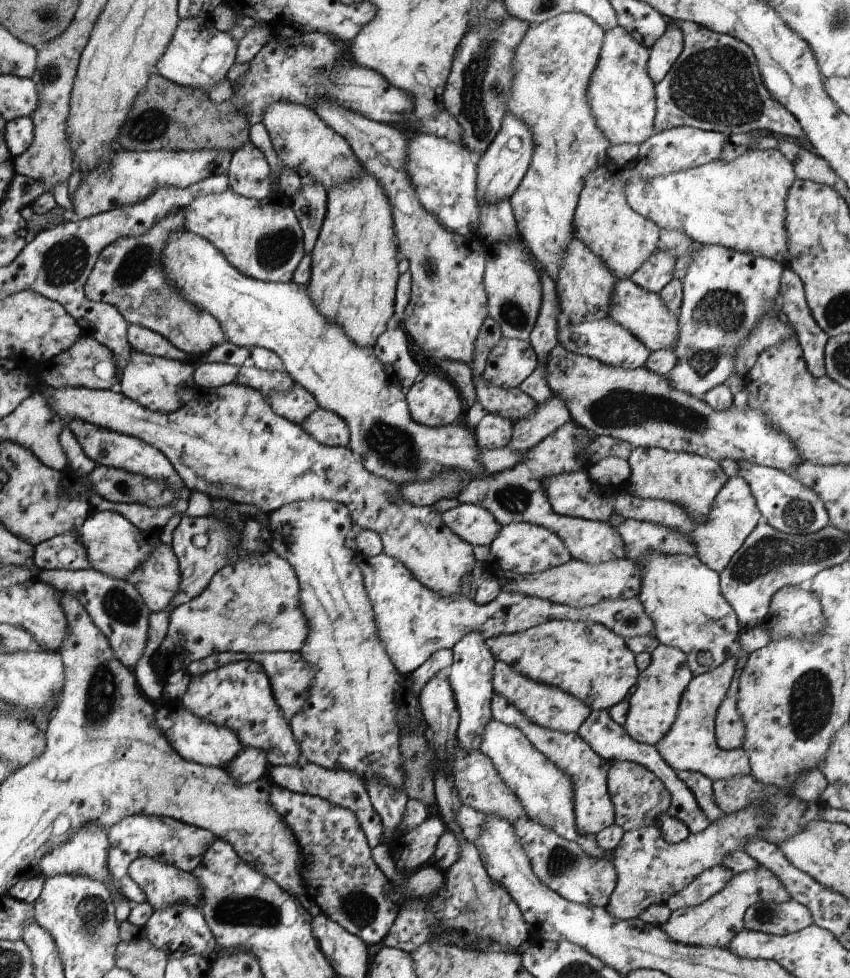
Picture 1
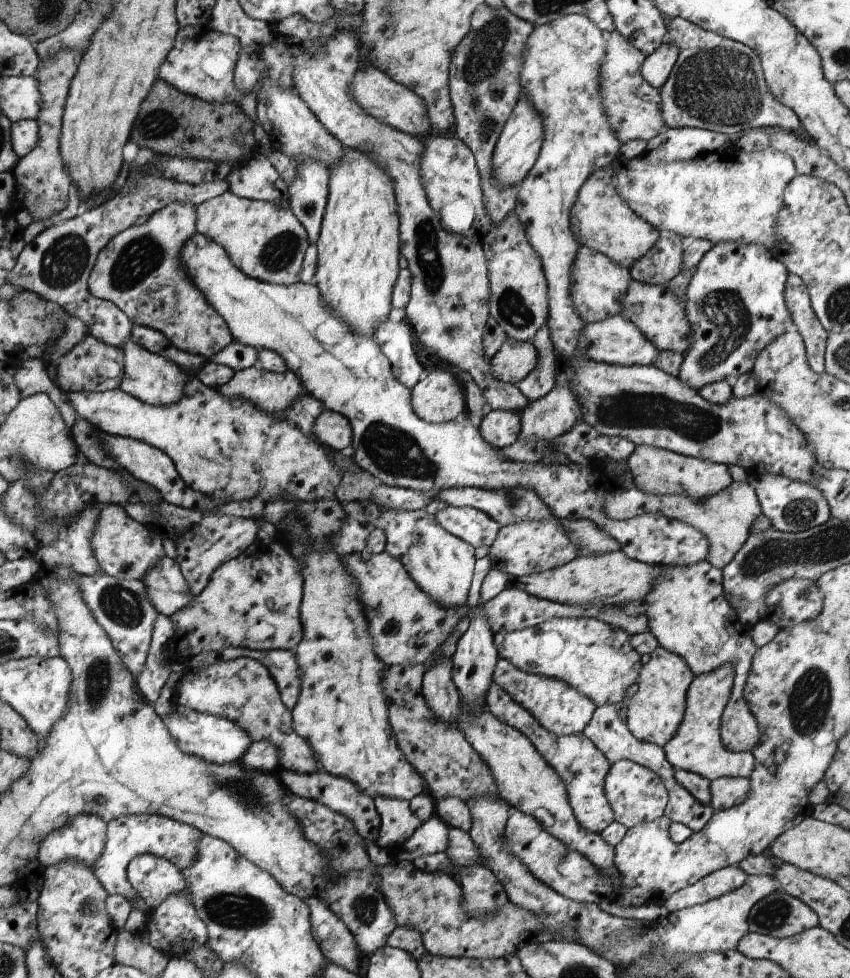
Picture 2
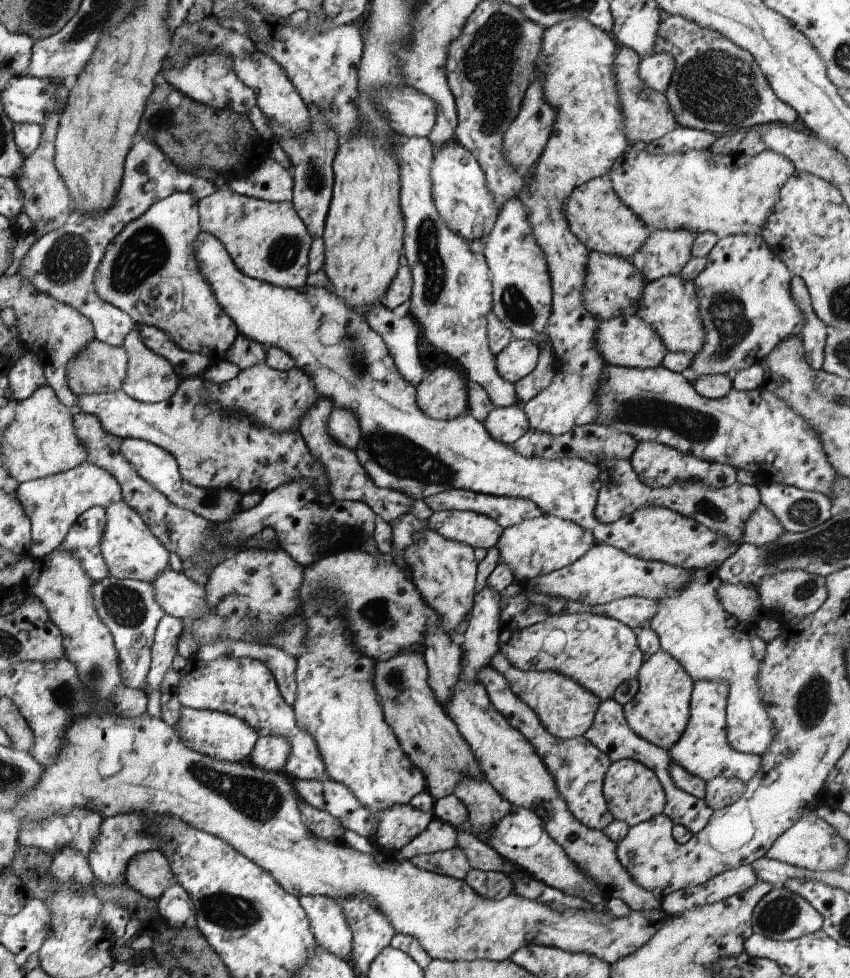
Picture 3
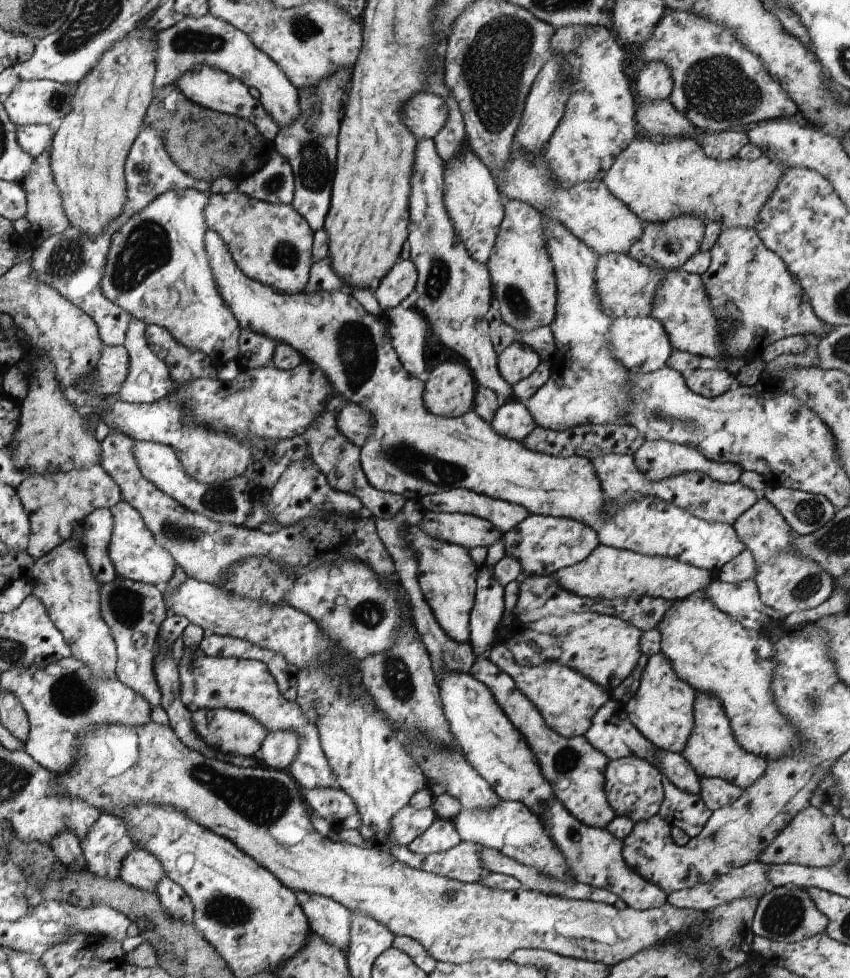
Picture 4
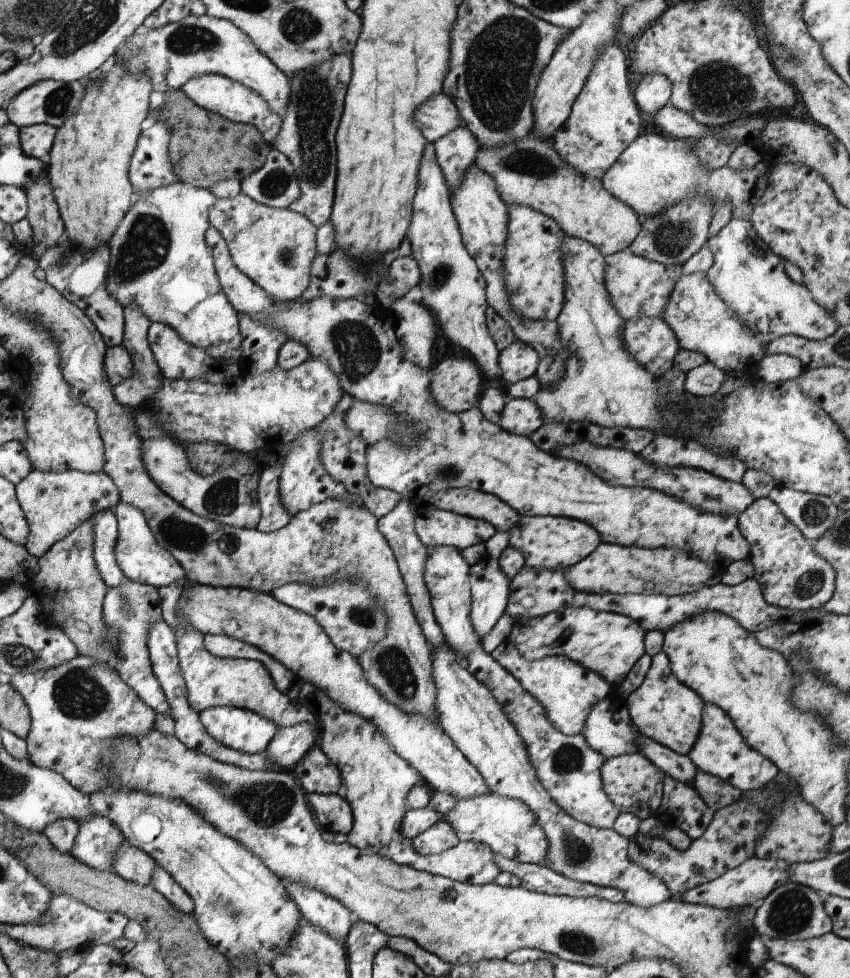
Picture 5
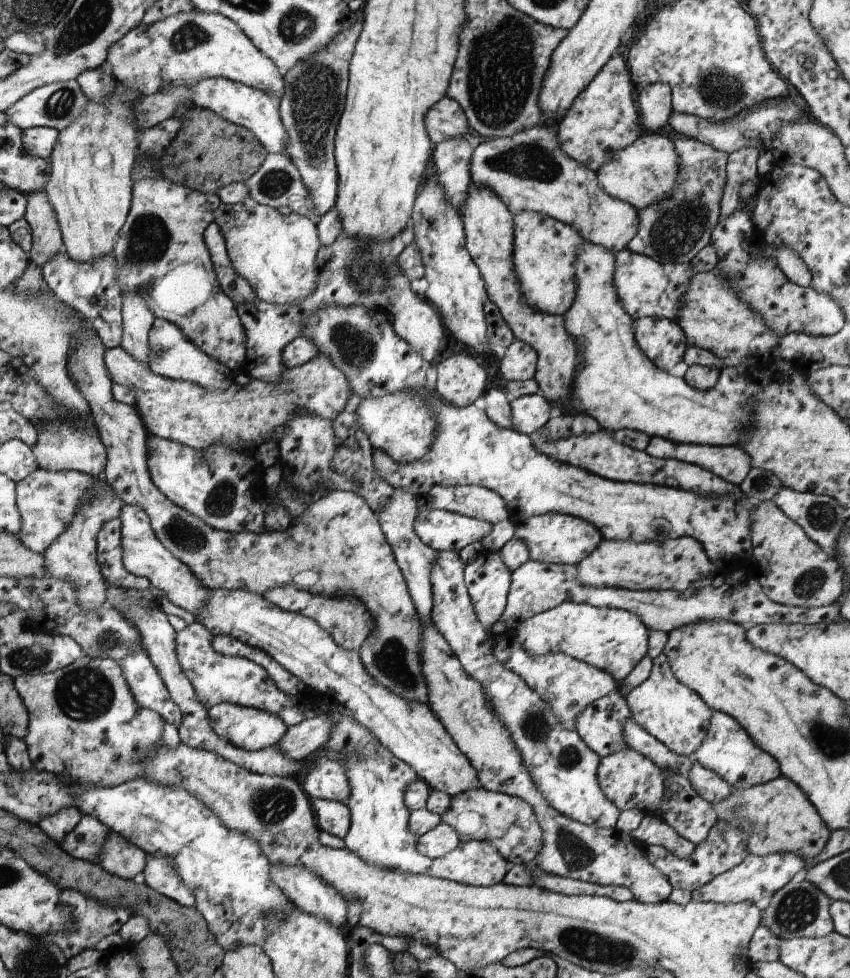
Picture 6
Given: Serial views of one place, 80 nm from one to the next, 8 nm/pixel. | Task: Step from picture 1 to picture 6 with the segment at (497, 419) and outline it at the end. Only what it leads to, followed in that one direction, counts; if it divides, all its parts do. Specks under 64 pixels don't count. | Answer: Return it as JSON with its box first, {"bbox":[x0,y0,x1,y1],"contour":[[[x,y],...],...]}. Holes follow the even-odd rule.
{"bbox":[511,393,555,435],"contour":[[[540,393],[511,399],[512,429],[524,435],[540,431],[555,415],[553,405]]]}

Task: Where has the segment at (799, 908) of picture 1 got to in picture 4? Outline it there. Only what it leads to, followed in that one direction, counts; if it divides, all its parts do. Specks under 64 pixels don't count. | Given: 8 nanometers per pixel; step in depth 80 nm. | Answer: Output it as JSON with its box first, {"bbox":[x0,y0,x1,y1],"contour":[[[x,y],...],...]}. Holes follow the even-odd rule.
{"bbox":[751,885,828,943],"contour":[[[780,885],[764,893],[753,914],[751,929],[755,935],[783,943],[793,943],[825,932],[828,918],[816,908],[810,895],[796,886]]]}

